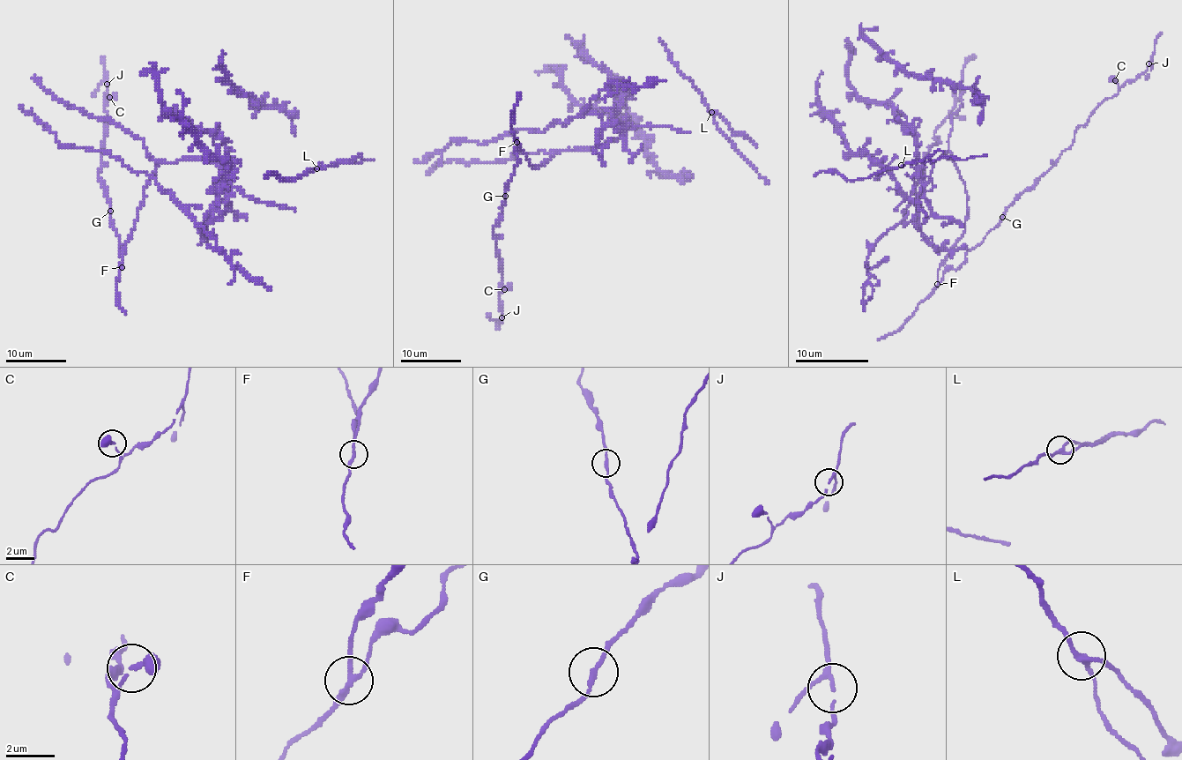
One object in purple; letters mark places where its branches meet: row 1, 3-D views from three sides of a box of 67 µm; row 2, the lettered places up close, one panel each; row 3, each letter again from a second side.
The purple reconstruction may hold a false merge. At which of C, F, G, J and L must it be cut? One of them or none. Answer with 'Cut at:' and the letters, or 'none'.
Cut at: F

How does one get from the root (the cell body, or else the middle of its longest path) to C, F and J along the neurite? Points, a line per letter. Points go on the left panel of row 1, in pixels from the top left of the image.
C: (158, 165), (144, 190), (123, 254), (107, 188), (99, 177), (109, 97)
F: (158, 165), (144, 190), (143, 206), (138, 211), (130, 239), (124, 245), (122, 266)
J: (158, 165), (144, 190), (123, 254), (107, 188), (99, 177), (107, 83)

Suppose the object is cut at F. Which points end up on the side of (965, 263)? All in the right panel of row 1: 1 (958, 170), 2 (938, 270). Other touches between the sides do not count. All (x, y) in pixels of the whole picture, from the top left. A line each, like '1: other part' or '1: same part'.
1: other part
2: other part

